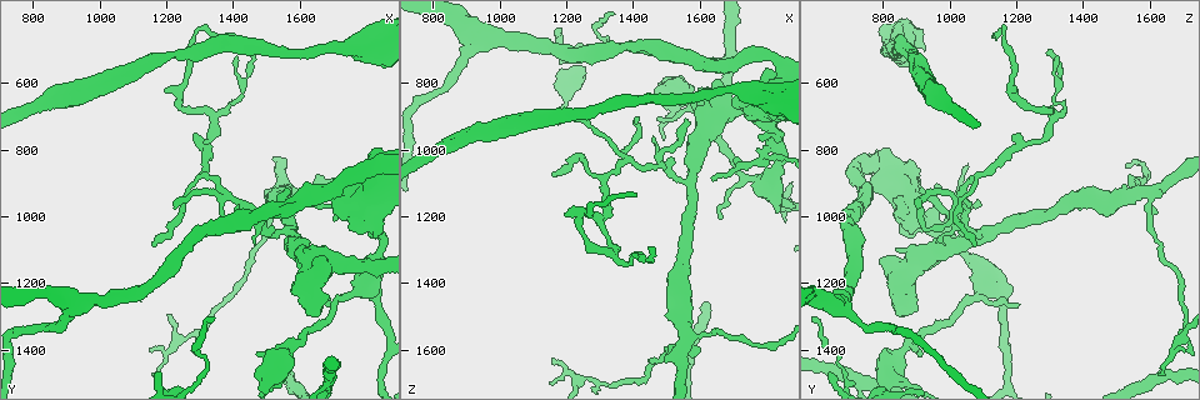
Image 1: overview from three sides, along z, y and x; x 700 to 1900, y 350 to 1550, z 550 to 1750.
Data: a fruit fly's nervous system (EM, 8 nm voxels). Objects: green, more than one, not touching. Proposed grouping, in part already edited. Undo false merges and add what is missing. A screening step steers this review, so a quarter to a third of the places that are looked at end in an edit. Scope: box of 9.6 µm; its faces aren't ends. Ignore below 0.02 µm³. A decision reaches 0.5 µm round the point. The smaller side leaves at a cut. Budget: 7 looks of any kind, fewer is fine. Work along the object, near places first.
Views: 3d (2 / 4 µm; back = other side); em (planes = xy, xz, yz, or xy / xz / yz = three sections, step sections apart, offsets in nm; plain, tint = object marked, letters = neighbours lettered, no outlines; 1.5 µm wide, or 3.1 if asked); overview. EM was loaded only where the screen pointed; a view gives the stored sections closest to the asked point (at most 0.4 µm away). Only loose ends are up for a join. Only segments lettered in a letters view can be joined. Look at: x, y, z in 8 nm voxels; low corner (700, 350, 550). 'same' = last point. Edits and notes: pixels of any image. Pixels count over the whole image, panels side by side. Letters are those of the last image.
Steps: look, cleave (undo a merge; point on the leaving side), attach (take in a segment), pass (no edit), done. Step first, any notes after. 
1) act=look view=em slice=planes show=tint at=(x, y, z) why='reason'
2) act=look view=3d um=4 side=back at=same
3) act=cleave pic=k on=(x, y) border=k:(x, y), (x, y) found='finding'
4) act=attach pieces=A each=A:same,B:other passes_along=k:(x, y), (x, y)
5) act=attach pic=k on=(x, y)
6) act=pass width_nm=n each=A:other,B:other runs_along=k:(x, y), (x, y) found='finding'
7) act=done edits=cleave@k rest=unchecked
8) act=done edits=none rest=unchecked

act=look view=em slice=yz step=8 show=letters at=(1230, 980, 900) why='thin end'

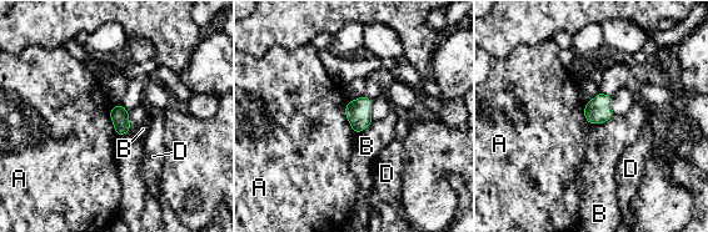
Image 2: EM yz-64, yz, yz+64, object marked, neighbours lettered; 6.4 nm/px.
act=look view=em slice=planes show=letters at=same

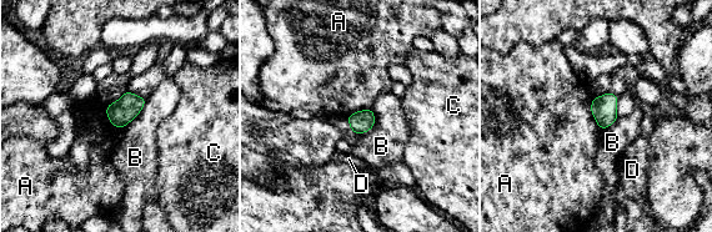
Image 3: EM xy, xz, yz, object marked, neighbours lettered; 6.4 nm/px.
act=pass width_nm=140 each=A:other,B:other,C:other,D:other border=3:(146, 99), (143, 109), (123, 129) found='none of them fits'

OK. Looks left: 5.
act=look view=3d um=4 side=back at=(920, 1270, 670) why='a fork'

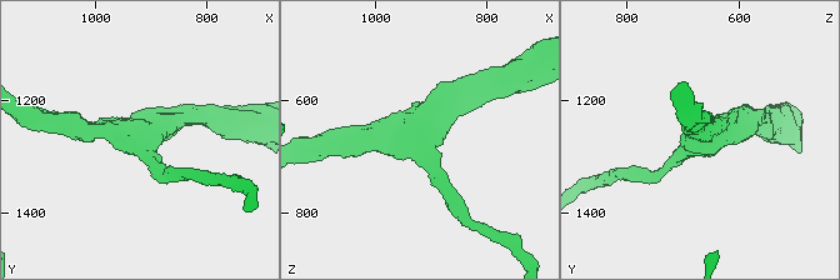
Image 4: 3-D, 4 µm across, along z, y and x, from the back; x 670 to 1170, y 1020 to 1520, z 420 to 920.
act=look view=em slice=yz step=8 show=letters at=(935, 1265, 665) arms=3 why='need the tissue'

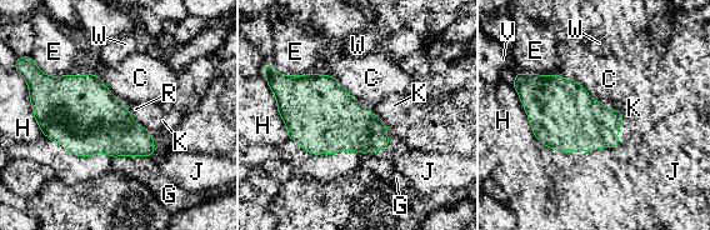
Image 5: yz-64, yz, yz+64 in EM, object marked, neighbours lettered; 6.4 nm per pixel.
act=pass width_nm=440 each=C:other,E:other,G:other,H:other,J:other,K:other,R:other,V:other,W:other border=5:(574, 78), (594, 99), (604, 104) found='one neuron here'

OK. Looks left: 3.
act=look view=3d um=2 at=(1570, 1050, 1090) why='small branch off a trunk'

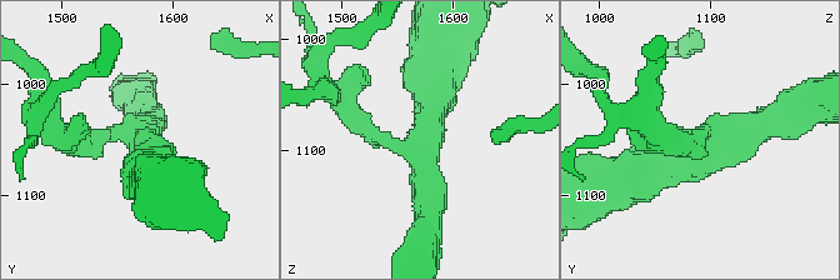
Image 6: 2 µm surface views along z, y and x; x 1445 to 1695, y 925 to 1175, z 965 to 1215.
act=look view=em slice=planes show=letters at=(1572, 1054, 1094) arms=3

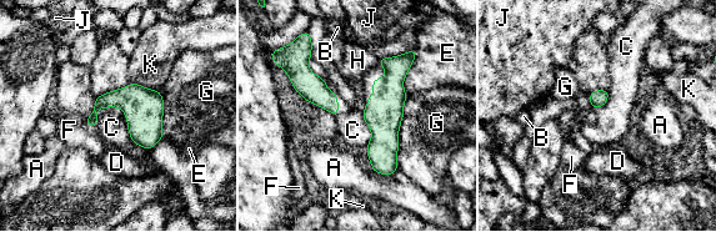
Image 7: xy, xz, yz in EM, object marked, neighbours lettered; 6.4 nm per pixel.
act=pass each=A:other,B:other,C:other,D:other,E:other,F:other,G:other,H:other,J:other,K:other runs_along=7:(412, 54), (389, 90), (382, 171) found='all the same neuron'

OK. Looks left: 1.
act=done edits=none rest=unchecked

